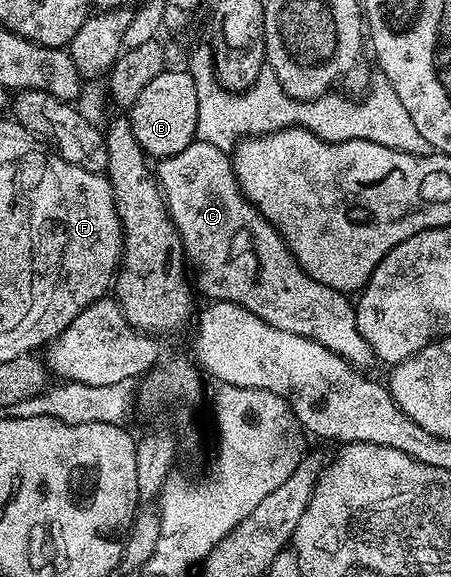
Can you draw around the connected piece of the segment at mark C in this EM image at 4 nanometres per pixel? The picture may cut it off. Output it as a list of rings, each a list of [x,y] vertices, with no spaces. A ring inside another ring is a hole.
[[[195,139],[188,147],[184,147],[184,151],[180,151],[171,157],[161,158],[156,165],[156,176],[159,185],[162,187],[162,195],[166,198],[166,210],[169,211],[172,223],[182,240],[182,252],[188,262],[189,268],[192,270],[193,284],[201,296],[203,293],[204,296],[210,297],[206,299],[209,299],[211,302],[231,301],[248,311],[252,311],[252,315],[260,315],[260,319],[264,319],[264,323],[268,323],[280,331],[292,331],[292,335],[310,337],[316,343],[328,347],[328,351],[332,351],[336,355],[343,357],[344,360],[359,371],[369,370],[369,365],[372,363],[375,364],[376,358],[372,347],[368,347],[364,335],[360,335],[360,331],[358,330],[356,315],[354,314],[355,306],[352,304],[351,298],[332,287],[324,287],[324,283],[316,283],[316,279],[312,279],[298,266],[298,261],[292,255],[290,248],[287,247],[286,241],[274,230],[274,224],[268,219],[264,219],[262,212],[255,205],[252,205],[248,198],[242,194],[242,189],[238,186],[238,180],[234,174],[234,162],[227,150],[220,147],[212,147],[212,143],[204,143]]]

